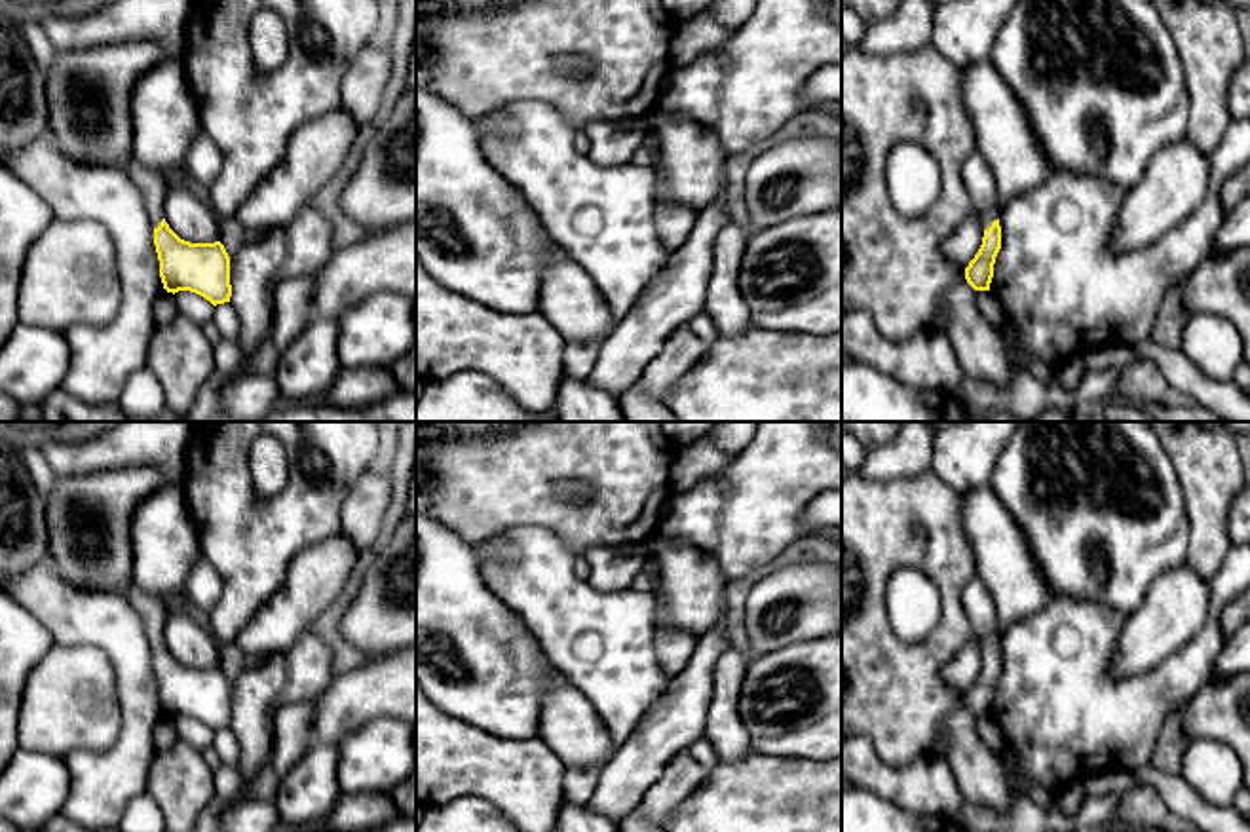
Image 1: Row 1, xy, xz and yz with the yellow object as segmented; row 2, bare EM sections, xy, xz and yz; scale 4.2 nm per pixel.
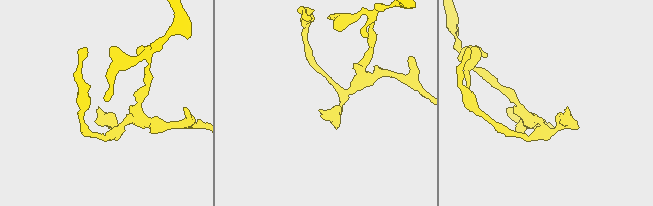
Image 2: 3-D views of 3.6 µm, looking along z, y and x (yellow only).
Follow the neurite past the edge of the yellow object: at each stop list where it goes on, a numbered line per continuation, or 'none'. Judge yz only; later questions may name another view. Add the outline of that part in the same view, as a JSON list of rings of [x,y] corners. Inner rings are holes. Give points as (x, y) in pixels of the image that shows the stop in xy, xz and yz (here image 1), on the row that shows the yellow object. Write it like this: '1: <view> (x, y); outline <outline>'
1: yz (977, 175); outline [[[978,150],[963,163],[961,177],[973,196],[973,209],[980,217],[982,230],[988,230],[999,218],[997,186],[988,161]]]

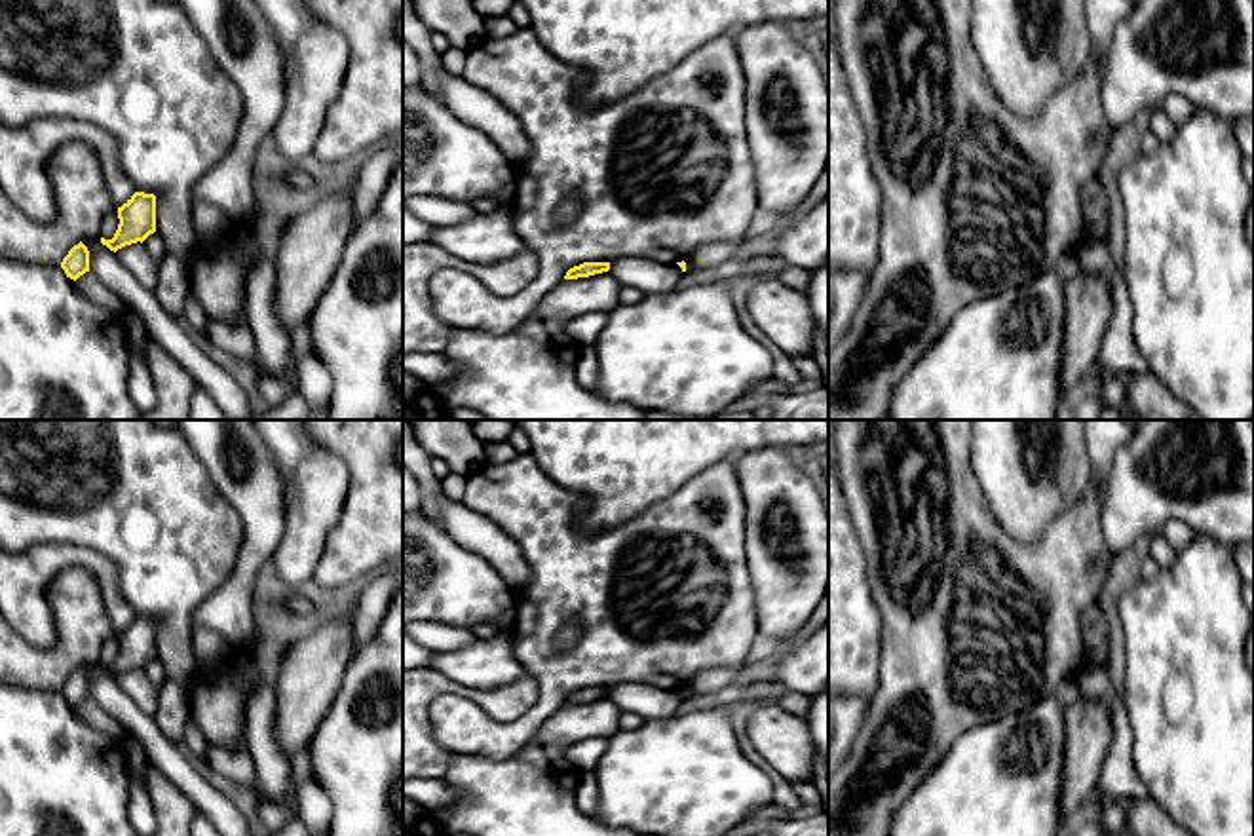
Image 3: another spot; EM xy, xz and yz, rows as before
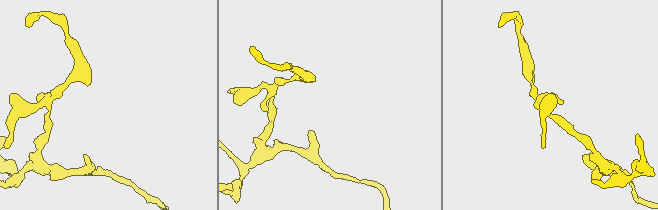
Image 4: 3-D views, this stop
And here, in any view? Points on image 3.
none

